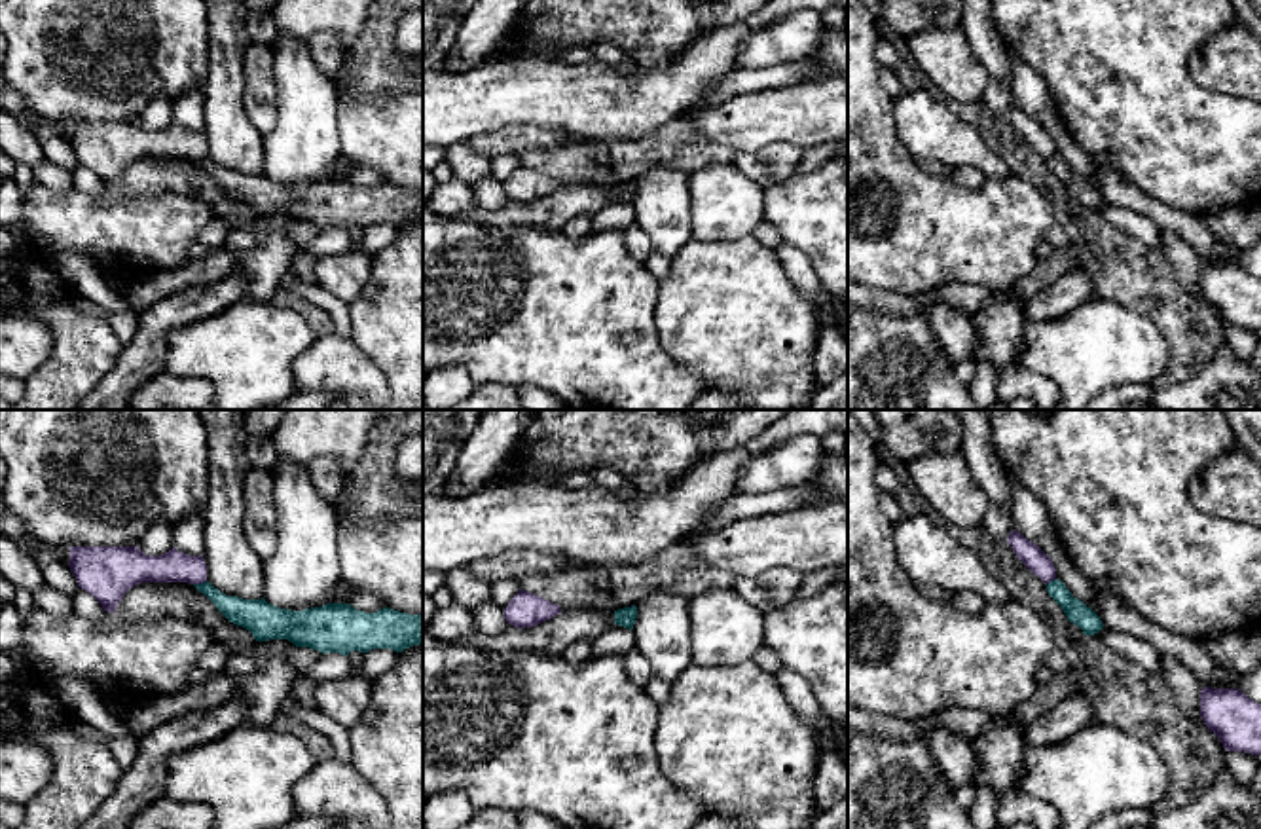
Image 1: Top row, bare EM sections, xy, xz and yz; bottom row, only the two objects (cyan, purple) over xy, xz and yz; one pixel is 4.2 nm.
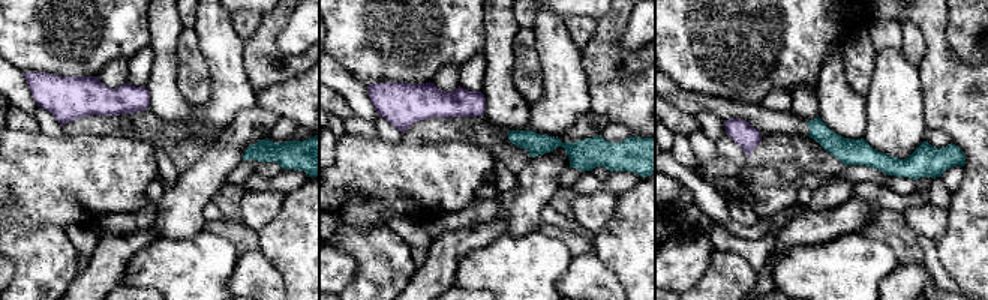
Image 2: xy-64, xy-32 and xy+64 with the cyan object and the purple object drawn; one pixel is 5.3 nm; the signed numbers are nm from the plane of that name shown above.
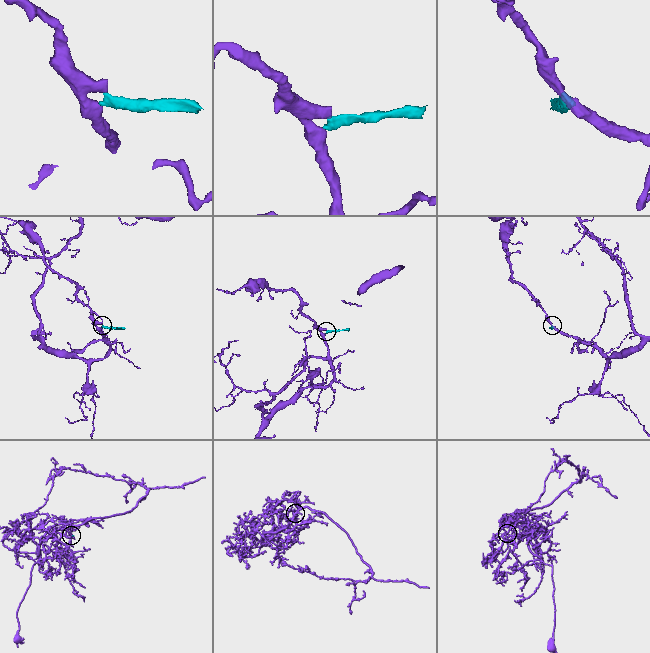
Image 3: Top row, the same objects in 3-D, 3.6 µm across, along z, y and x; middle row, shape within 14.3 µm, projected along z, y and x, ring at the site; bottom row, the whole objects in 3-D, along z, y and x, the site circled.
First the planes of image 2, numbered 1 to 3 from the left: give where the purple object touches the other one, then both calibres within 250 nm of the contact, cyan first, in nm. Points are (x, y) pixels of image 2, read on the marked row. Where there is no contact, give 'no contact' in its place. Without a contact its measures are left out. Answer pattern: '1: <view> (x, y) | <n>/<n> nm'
1: no contact
2: no contact
3: no contact

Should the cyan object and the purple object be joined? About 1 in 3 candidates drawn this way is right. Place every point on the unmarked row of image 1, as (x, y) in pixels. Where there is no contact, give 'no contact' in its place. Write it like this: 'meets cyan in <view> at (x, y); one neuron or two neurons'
meets cyan in xy at (201, 158); two neurons

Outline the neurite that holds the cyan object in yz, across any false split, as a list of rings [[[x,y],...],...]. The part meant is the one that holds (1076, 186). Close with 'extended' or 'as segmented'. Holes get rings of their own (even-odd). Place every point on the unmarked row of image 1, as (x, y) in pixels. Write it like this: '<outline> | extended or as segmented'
[[[1054,154],[1045,161],[1049,171],[1064,184],[1068,195],[1079,201],[1085,211],[1094,211],[1104,203],[1100,192],[1081,175],[1073,173],[1062,156]]] | as segmented

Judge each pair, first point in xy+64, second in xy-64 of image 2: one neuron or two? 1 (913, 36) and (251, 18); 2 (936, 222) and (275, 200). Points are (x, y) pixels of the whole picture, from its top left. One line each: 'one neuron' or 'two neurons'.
1: one neuron
2: one neuron

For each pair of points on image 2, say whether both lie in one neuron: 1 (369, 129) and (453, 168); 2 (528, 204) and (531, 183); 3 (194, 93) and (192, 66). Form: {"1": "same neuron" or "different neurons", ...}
{"1": "different neurons", "2": "same neuron", "3": "same neuron"}

